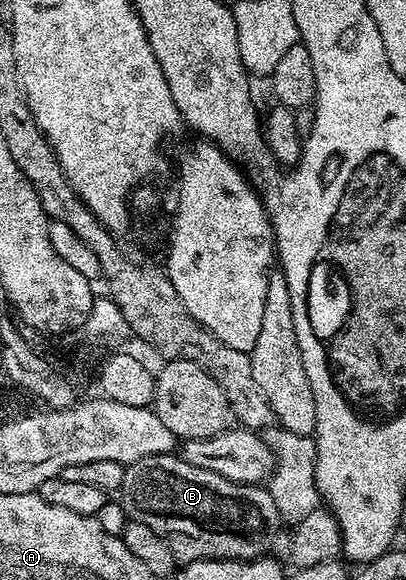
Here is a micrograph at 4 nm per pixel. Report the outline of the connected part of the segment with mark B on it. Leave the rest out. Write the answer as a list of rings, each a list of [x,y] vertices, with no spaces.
[[[177,453],[148,456],[129,463],[120,501],[127,519],[148,524],[172,548],[178,564],[248,562],[263,557],[278,534],[280,506],[269,489],[233,482],[216,472],[196,468]]]

